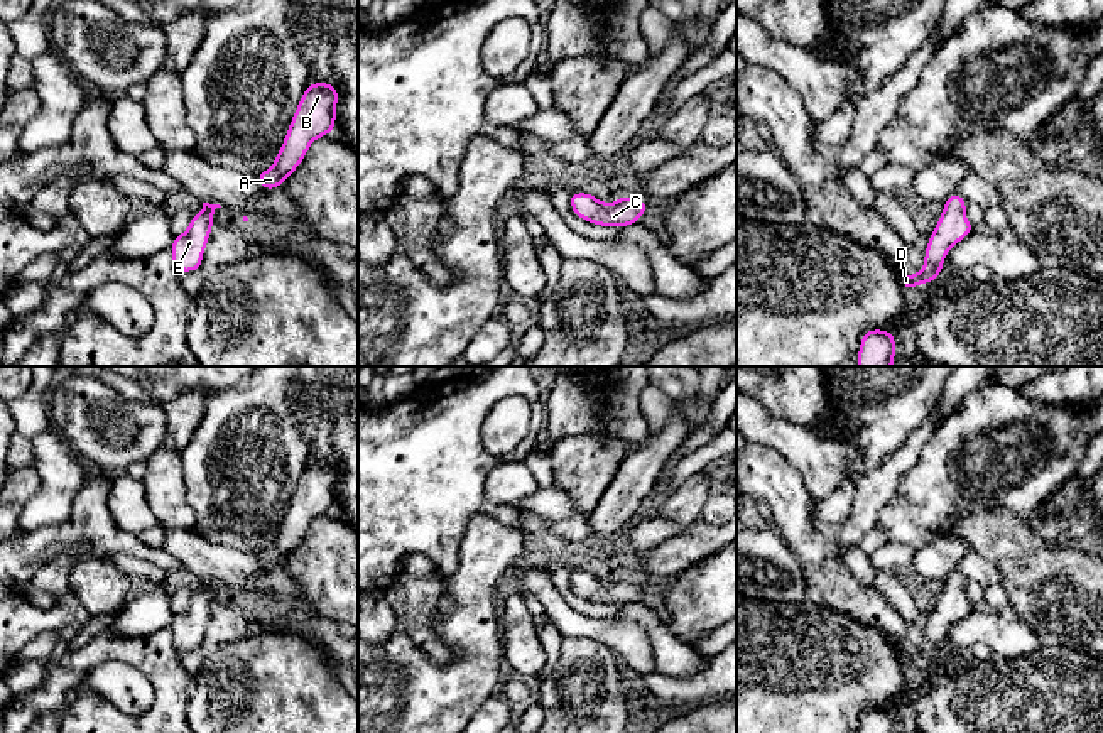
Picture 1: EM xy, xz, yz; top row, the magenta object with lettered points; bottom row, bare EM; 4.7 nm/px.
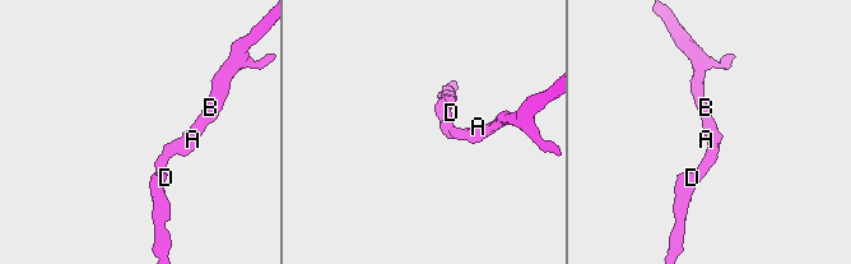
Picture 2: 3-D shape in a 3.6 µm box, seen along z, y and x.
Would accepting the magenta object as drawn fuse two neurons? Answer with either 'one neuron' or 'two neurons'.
one neuron

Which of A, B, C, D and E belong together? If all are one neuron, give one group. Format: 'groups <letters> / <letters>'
groups A B C D E

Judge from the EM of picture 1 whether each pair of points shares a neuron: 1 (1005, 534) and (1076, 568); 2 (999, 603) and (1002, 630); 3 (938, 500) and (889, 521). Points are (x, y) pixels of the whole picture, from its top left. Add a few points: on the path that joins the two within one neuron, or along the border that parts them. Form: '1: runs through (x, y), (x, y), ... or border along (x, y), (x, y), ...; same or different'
1: runs through (1022, 551), (1039, 568), (1059, 568); same
2: border along (980, 607), (1009, 612); different
3: runs through (926, 505), (916, 515), (901, 519); same

